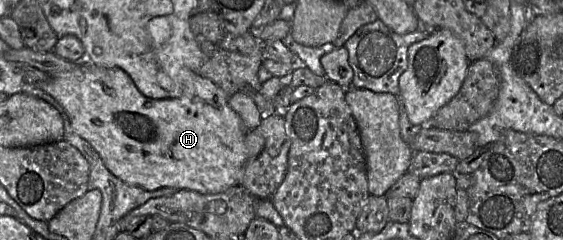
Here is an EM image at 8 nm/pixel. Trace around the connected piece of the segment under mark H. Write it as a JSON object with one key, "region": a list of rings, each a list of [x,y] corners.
{"region":[[[88,61],[76,62],[74,68],[62,74],[49,76],[49,78],[40,83],[40,88],[51,95],[66,112],[74,131],[85,141],[87,141],[101,157],[106,168],[116,177],[125,183],[143,188],[148,191],[154,191],[161,188],[173,188],[176,190],[190,190],[201,194],[218,194],[224,192],[230,187],[240,185],[244,165],[247,160],[247,149],[245,137],[248,132],[240,116],[230,107],[229,97],[226,93],[214,84],[210,79],[201,76],[197,72],[183,67],[179,71],[179,81],[182,84],[182,94],[177,98],[152,99],[144,96],[130,76],[121,68],[103,68],[91,64]]]}

